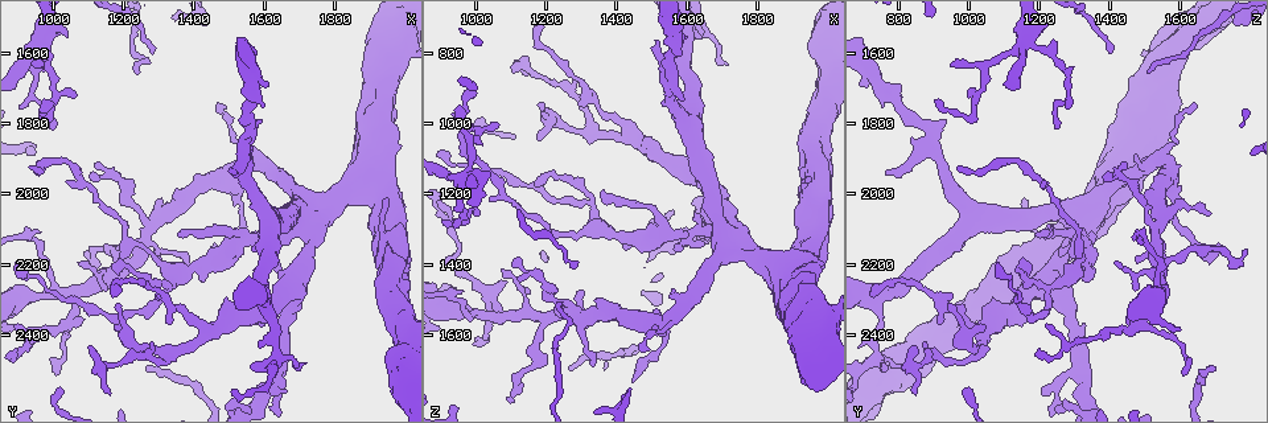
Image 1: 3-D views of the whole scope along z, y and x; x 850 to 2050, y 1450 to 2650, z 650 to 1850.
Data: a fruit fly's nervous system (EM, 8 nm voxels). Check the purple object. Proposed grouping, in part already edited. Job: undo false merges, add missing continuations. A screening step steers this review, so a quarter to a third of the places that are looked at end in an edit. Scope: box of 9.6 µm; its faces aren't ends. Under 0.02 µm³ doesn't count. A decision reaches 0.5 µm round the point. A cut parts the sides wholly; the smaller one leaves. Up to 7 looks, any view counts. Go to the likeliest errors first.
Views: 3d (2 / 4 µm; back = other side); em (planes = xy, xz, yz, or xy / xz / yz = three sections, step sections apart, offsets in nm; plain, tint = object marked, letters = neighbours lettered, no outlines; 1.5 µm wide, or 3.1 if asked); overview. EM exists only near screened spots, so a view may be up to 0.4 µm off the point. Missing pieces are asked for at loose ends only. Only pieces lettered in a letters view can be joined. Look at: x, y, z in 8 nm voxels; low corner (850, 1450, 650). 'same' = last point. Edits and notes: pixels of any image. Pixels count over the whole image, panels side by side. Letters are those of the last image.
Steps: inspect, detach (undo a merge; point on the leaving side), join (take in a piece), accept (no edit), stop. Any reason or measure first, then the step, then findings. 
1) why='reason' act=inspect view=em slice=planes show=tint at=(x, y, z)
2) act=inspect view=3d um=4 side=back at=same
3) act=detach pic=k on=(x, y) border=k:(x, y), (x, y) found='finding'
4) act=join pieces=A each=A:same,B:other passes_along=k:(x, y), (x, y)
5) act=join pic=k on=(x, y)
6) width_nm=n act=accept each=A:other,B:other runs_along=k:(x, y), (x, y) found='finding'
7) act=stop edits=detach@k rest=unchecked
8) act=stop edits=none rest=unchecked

why='tapers out' act=inspect view=em slice=xy step=8 show=letters at=(1120, 1920, 1430)

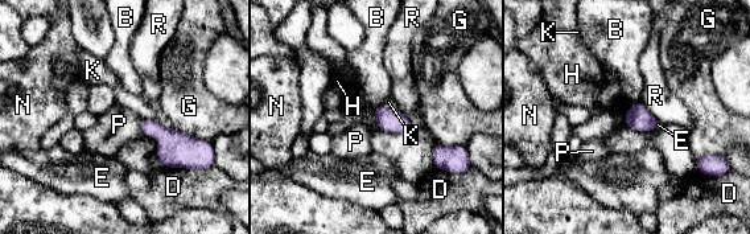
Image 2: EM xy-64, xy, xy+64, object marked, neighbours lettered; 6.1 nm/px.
act=accept each=B:other,D:other,E:other,G:other,H:other,K:other,N:other,P:other,R:other border=2:(373, 109), (379, 128) found='no lettered piece goes on from it'

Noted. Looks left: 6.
why='tapers out' act=inspect view=em slice=planes show=letters at=(1300, 2200, 1480)

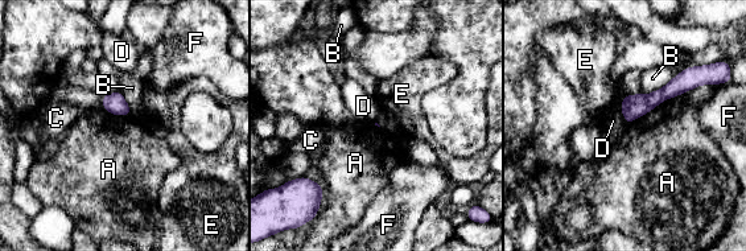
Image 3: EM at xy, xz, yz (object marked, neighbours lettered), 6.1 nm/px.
act=accept each=A:other,B:other,C:other,D:other,E:other,F:other found='no lettered piece goes on from it'

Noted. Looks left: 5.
why='calibre changes' act=inspect view=em slice=planes show=letters at=(1540, 2110, 1620)

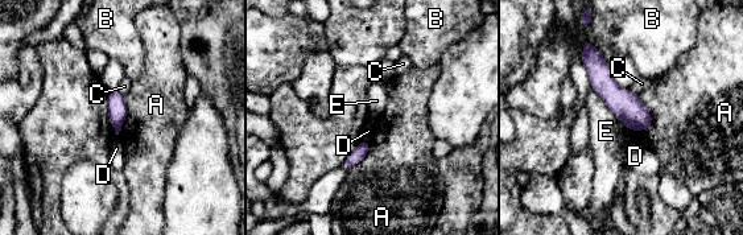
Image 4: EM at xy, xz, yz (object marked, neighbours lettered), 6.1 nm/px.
width_nm=120 act=accept each=A:other,B:other,C:other,D:other,E:other runs_along=4:(591, 53), (601, 79), (646, 124) found='all the same neuron'

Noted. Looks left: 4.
act=stop edits=none rest=unchecked

